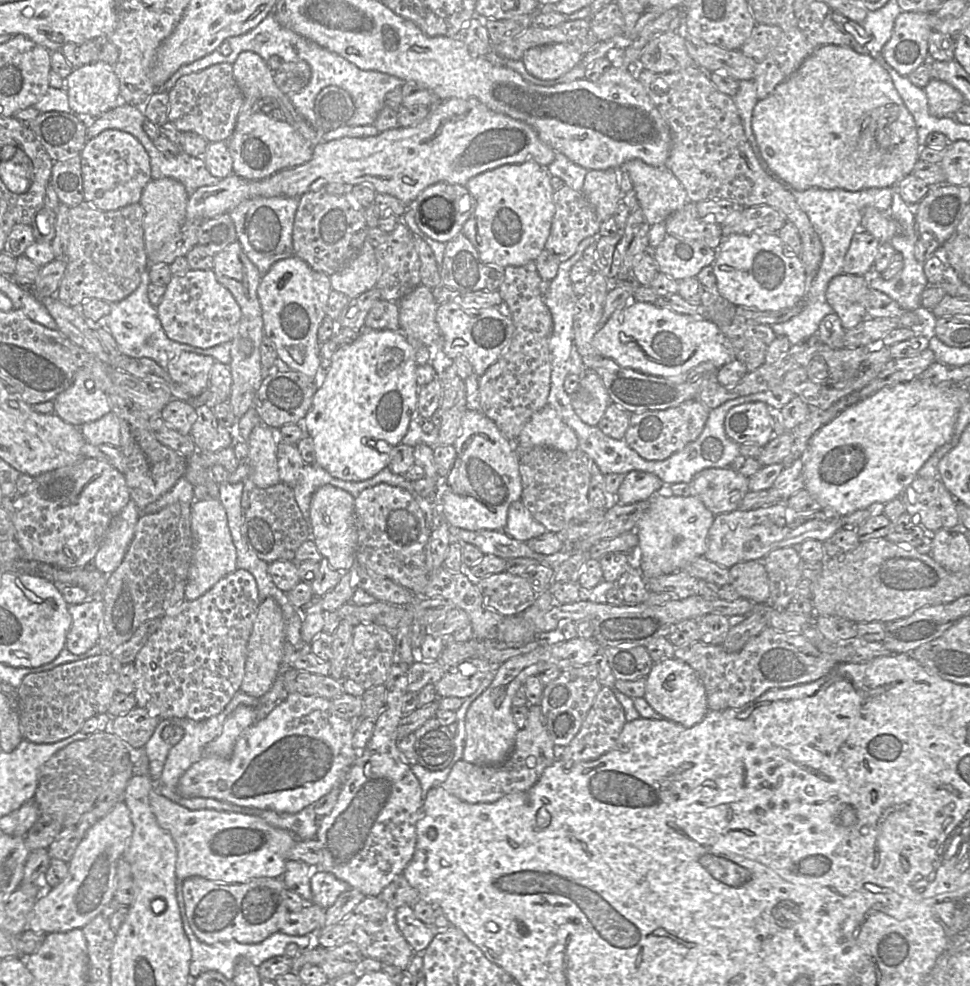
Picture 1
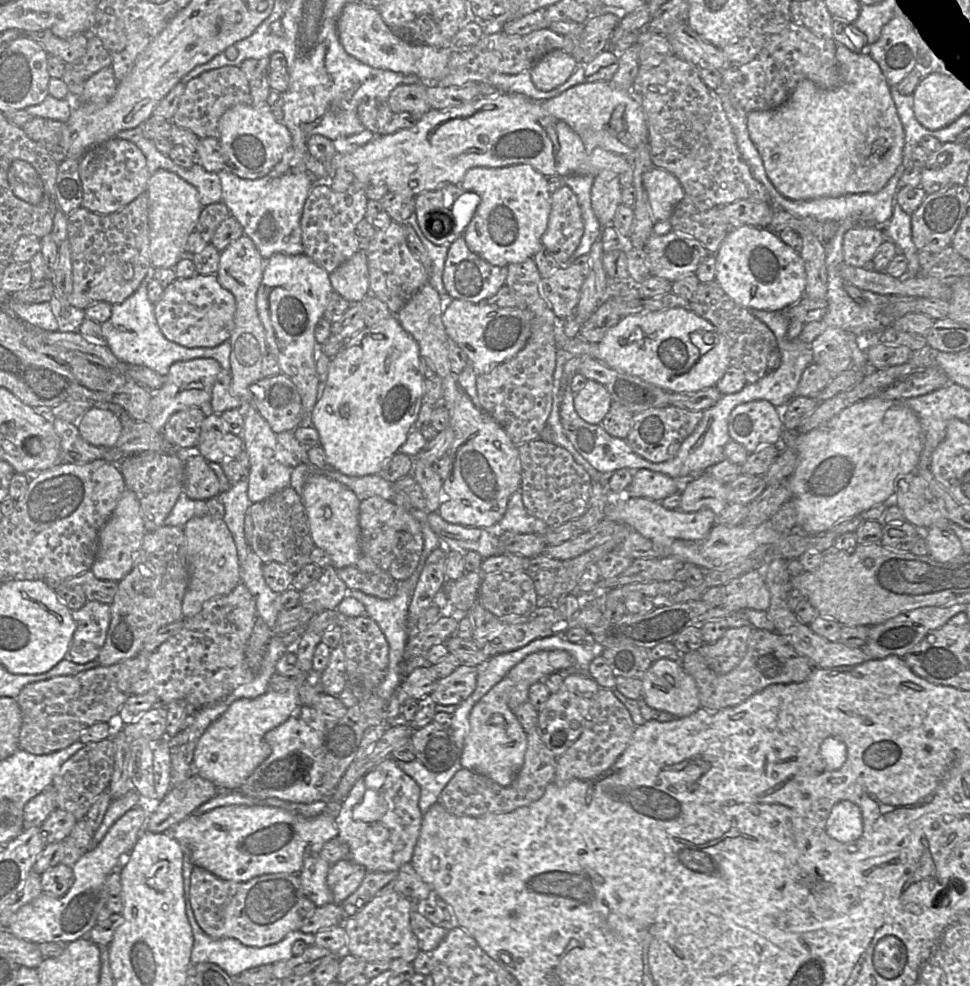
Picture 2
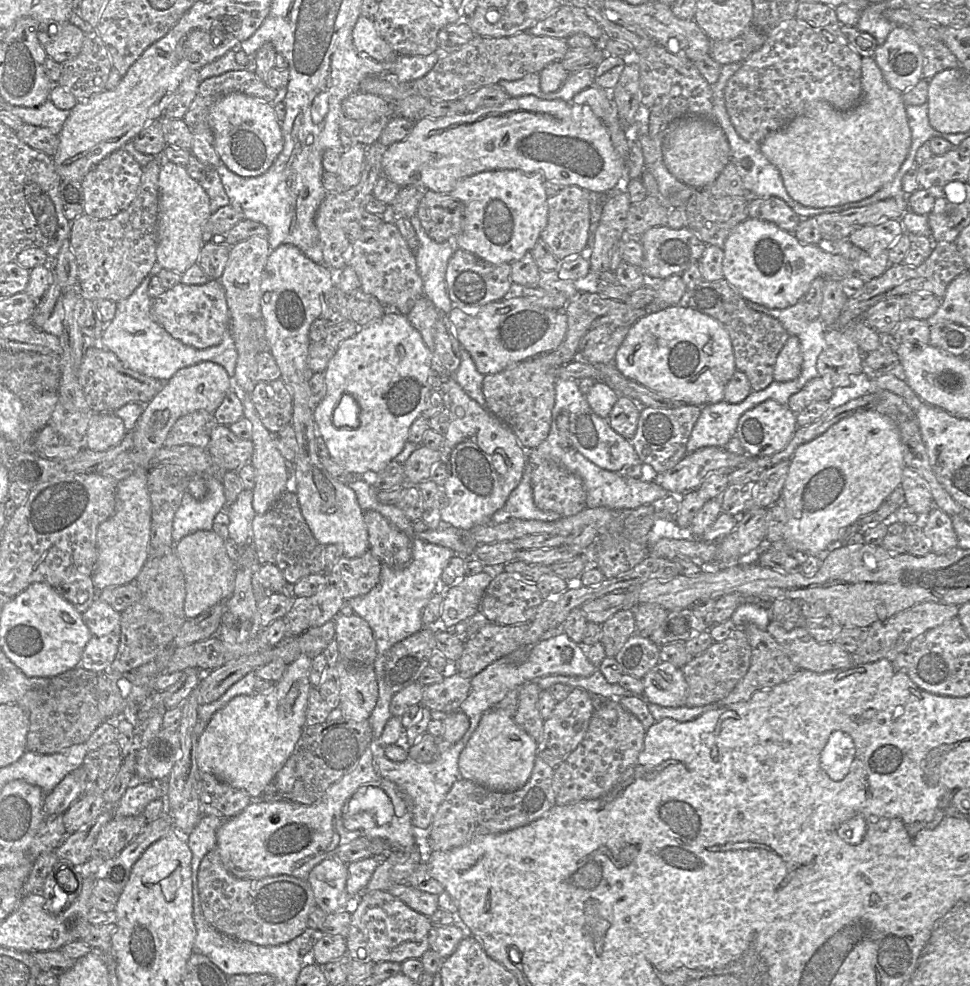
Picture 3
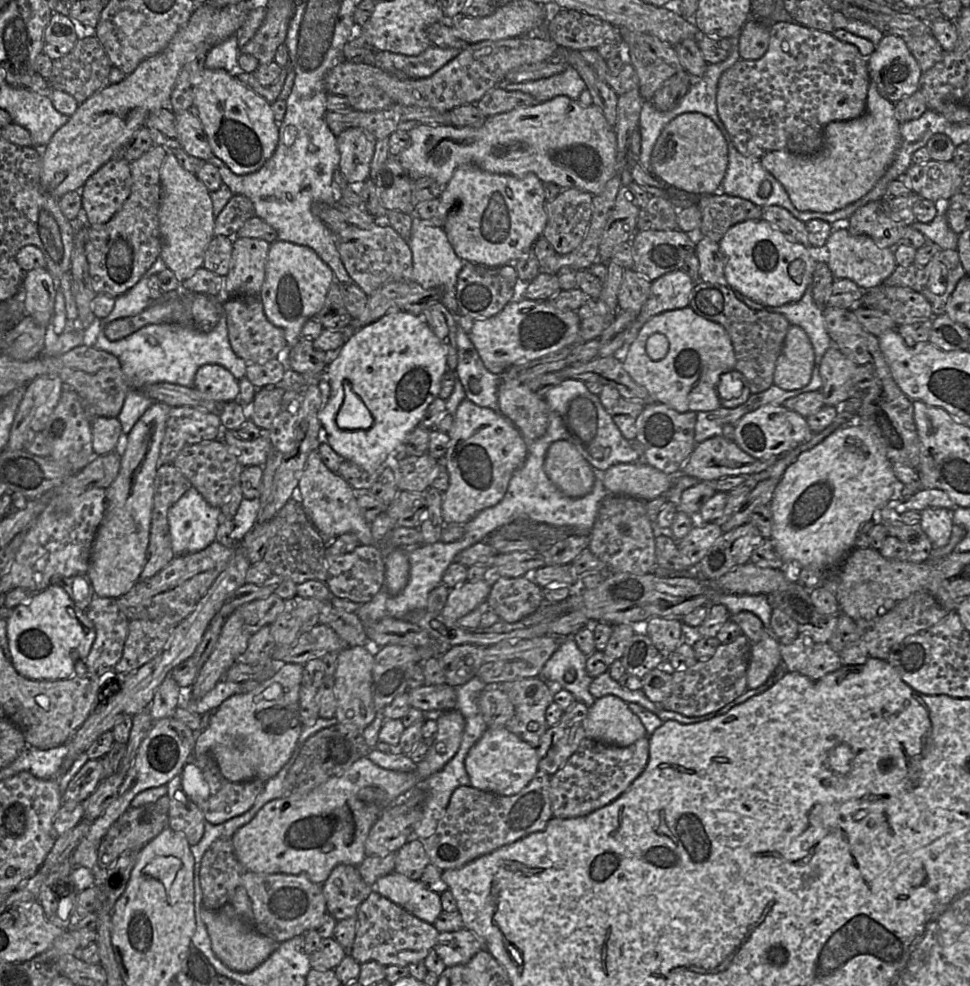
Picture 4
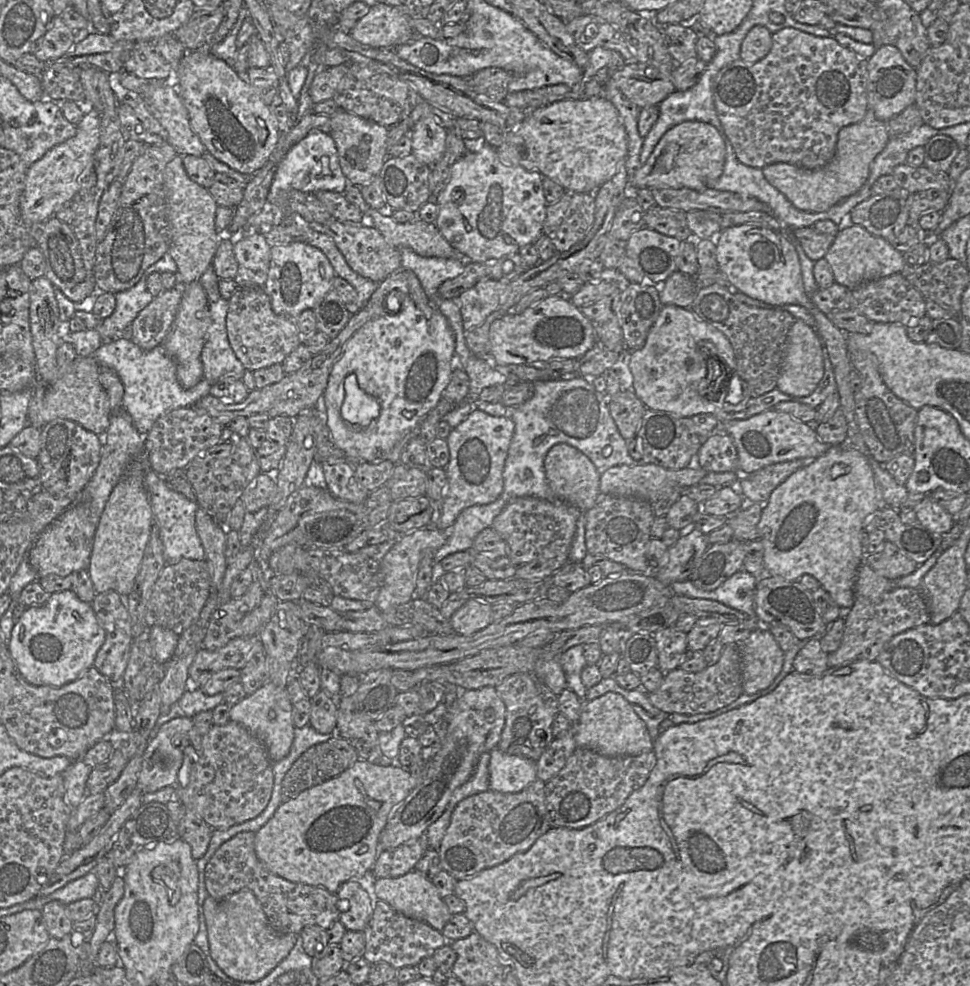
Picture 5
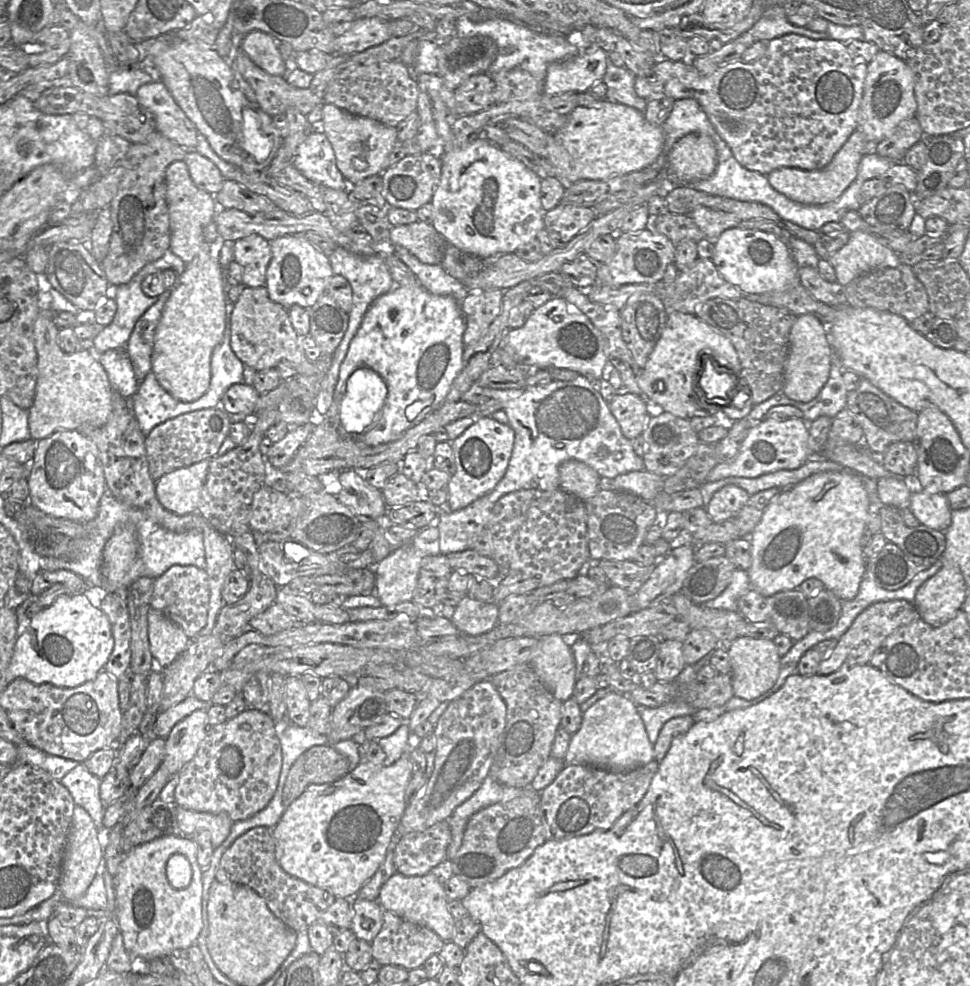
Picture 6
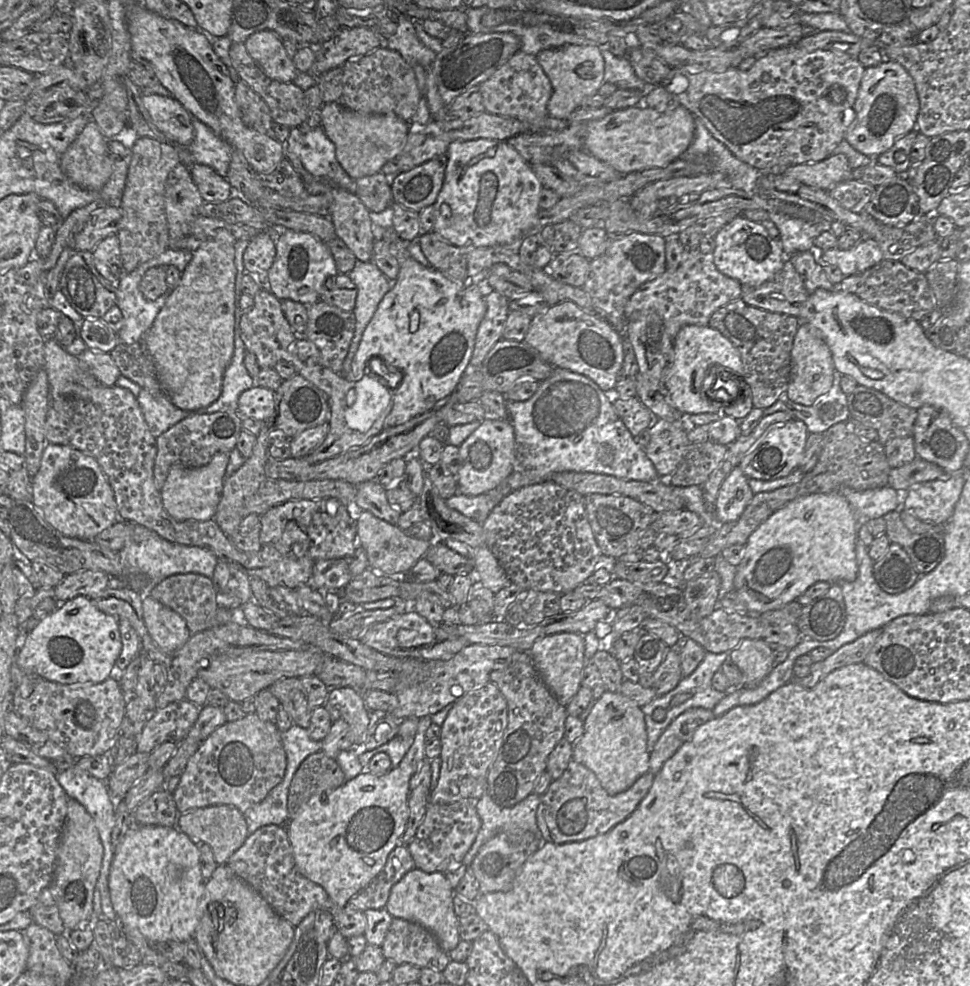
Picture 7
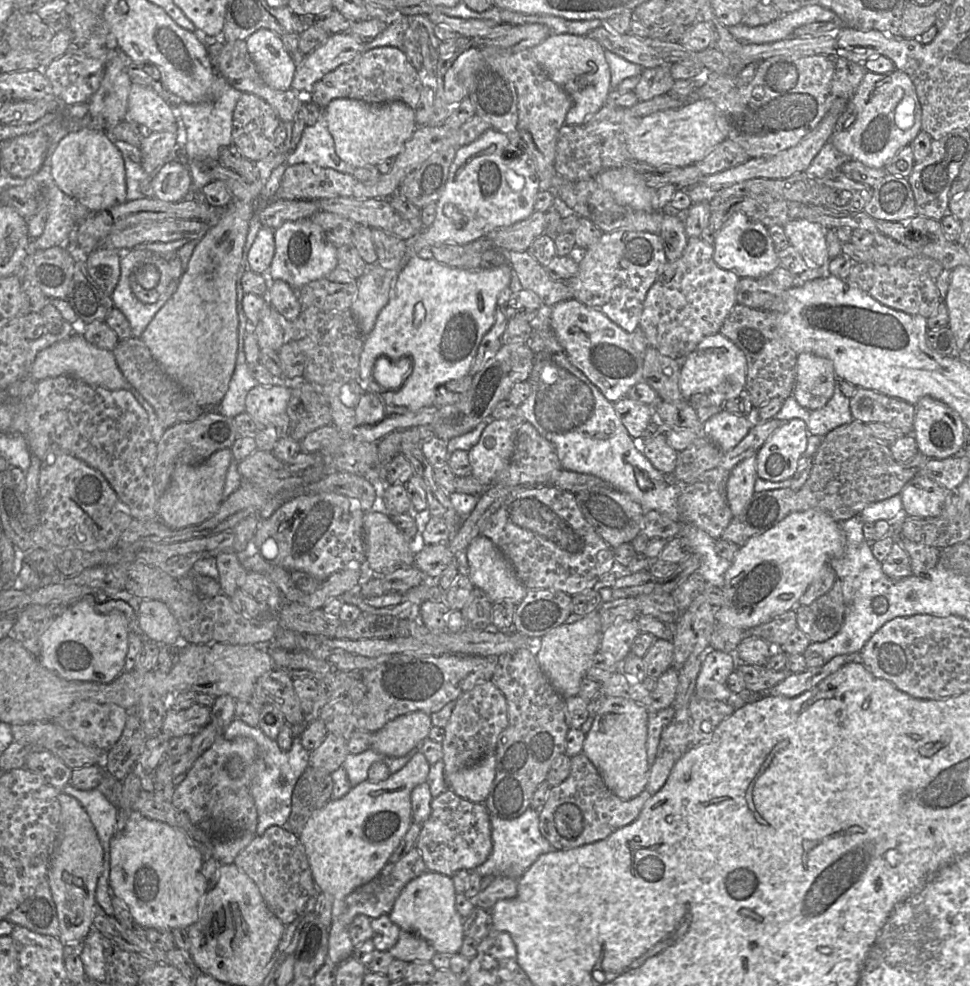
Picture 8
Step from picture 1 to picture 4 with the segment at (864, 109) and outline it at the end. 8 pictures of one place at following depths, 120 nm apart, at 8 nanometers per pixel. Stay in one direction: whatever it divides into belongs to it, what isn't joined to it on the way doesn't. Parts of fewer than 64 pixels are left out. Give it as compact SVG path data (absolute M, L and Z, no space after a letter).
M870 81L863 114L851 120L827 123L823 128L822 146L816 153L799 155L775 150L765 153L760 162L784 187L797 210L831 213L868 193L893 162L900 144L895 105L883 98Z

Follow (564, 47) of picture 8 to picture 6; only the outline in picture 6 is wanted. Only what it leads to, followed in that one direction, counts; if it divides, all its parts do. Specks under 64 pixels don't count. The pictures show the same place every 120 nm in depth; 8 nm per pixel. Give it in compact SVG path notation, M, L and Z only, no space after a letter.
M591 46L572 59L554 62L547 67L543 91L548 95L565 92L589 91L606 72L608 53L598 46Z

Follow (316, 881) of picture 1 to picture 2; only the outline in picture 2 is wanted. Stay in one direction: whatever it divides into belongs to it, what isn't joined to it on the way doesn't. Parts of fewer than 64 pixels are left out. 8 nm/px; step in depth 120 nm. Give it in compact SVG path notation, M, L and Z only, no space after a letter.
M341 859L330 866L327 885L331 890L334 903L340 905L362 882L366 868L351 859Z

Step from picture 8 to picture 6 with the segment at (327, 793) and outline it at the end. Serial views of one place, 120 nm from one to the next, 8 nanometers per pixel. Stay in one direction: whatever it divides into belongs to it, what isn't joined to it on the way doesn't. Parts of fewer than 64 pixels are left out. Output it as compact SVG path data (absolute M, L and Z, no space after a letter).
M332 744L317 745L303 752L292 764L283 788L283 804L288 807L308 786L335 782L350 772L348 759L340 754Z

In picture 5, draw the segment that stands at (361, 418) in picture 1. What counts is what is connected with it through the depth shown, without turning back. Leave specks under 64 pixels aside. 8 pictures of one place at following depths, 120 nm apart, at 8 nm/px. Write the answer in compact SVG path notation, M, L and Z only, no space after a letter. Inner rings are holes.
M396 288L391 289L388 292L388 295L391 292L397 292L401 298L401 309L397 314L390 314L386 311L385 314L367 322L347 343L346 348L342 356L334 364L329 379L326 390L324 392L324 410L325 410L325 424L329 429L334 443L338 448L343 450L352 465L356 465L357 462L369 462L373 463L379 461L383 456L394 448L405 436L407 436L412 431L417 431L421 422L424 418L438 405L440 400L443 398L443 393L448 386L453 371L452 368L452 358L455 354L455 339L453 332L448 324L446 317L440 312L435 311L431 317L427 317L423 312L421 312L413 302L409 294L401 294ZM355 374L357 377L357 382L359 387L365 391L367 394L374 397L380 404L380 414L375 422L370 424L364 429L351 429L342 419L340 409L343 405L345 391L344 391L344 381L345 378L350 375Z

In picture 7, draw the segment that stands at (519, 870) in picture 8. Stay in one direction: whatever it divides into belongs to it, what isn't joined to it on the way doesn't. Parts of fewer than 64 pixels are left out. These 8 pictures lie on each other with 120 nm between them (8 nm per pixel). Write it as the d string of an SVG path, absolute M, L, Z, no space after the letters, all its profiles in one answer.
M487 792L475 800L475 808L481 820L481 828L462 864L469 867L480 847L501 832L530 831L539 838L543 838L536 820L540 801L541 796L534 792L509 808L497 805Z

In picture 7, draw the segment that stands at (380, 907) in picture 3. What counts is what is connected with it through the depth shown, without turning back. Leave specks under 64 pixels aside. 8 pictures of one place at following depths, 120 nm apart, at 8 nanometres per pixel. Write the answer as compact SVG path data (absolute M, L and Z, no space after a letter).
M393 917L381 945L387 960L395 964L428 967L430 961L442 951L436 937L416 922Z

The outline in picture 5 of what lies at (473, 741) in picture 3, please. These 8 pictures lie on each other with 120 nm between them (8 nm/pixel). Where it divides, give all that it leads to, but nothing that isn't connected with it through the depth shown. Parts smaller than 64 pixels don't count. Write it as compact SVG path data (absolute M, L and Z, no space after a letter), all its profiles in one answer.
M498 747L489 752L489 789L499 793L517 793L537 778L537 761L510 755Z

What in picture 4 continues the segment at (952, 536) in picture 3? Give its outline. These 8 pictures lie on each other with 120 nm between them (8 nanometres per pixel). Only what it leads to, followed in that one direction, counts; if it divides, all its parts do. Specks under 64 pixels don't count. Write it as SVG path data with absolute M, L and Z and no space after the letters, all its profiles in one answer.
M928 507L920 513L919 524L931 541L933 548L946 546L953 528L952 511L946 508Z

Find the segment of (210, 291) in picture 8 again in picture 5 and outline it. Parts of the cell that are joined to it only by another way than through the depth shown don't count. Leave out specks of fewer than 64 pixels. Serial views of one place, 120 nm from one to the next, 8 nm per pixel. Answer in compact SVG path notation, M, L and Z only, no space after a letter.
M199 280L186 284L175 319L162 343L167 353L175 360L178 381L185 389L196 386L204 377L201 352L210 325L211 318L203 286Z

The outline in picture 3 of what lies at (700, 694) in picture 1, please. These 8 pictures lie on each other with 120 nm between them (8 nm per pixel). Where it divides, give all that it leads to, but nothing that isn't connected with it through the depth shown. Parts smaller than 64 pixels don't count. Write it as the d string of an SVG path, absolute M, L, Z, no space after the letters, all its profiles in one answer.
M659 662L642 679L648 702L671 708L685 705L688 685L680 668Z

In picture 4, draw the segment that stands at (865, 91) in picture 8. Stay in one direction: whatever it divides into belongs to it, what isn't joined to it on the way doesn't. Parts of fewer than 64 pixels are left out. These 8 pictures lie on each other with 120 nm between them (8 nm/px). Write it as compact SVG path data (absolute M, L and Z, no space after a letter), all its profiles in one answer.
M884 35L868 57L867 64L870 81L875 83L878 93L892 103L913 94L920 87L922 71L902 37Z

